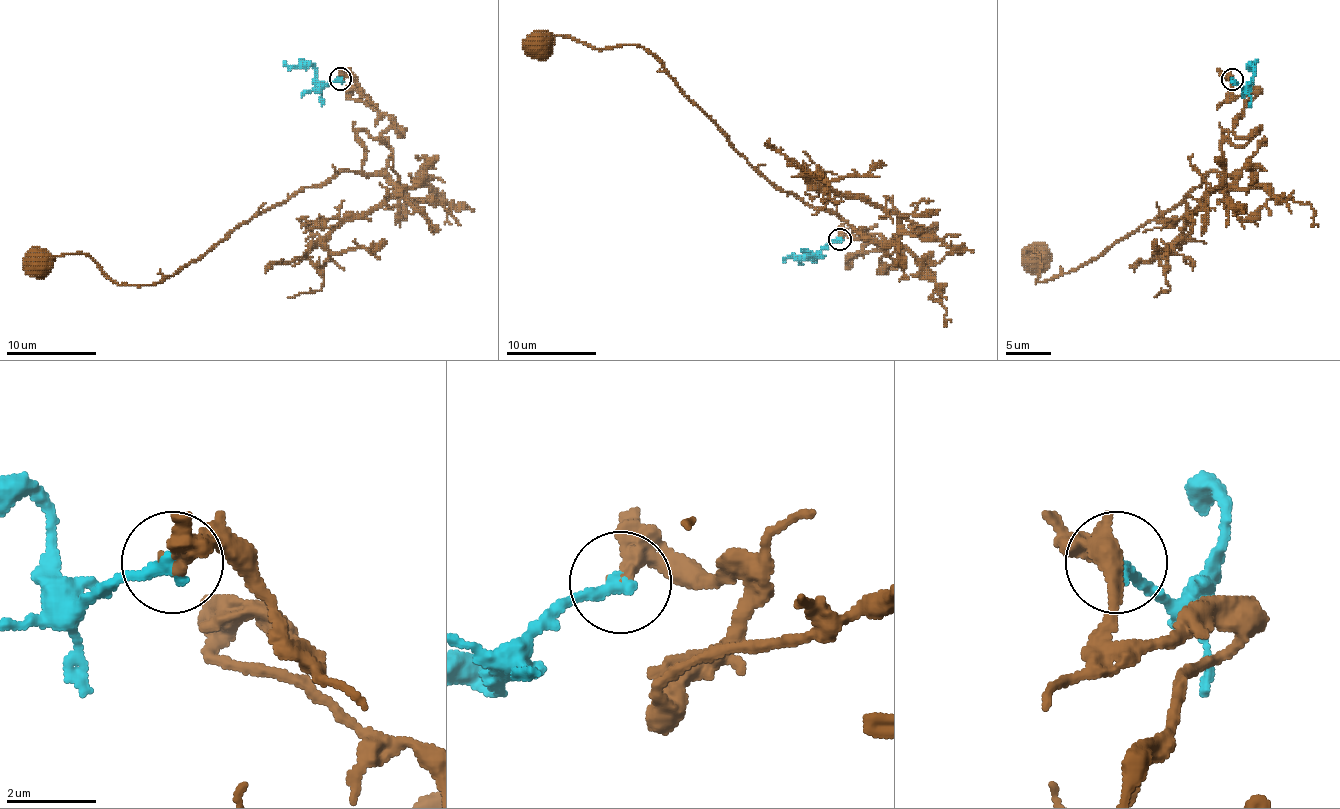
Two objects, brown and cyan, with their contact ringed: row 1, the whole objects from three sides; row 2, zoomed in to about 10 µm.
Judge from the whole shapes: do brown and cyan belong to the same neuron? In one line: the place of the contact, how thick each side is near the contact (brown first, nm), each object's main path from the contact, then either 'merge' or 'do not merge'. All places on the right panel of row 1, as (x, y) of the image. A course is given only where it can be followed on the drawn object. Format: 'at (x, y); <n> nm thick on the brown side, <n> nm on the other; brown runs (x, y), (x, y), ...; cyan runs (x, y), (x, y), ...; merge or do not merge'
at (1232, 79); 320 nm thick on the brown side, 340 nm on the other; brown runs (1233, 80), (1255, 96), (1233, 132), (1257, 132), (1224, 132), (1224, 172), (1085, 264), (1038, 265); cyan runs (1233, 80), (1244, 86), (1253, 75), (1251, 66), (1255, 61); merge

